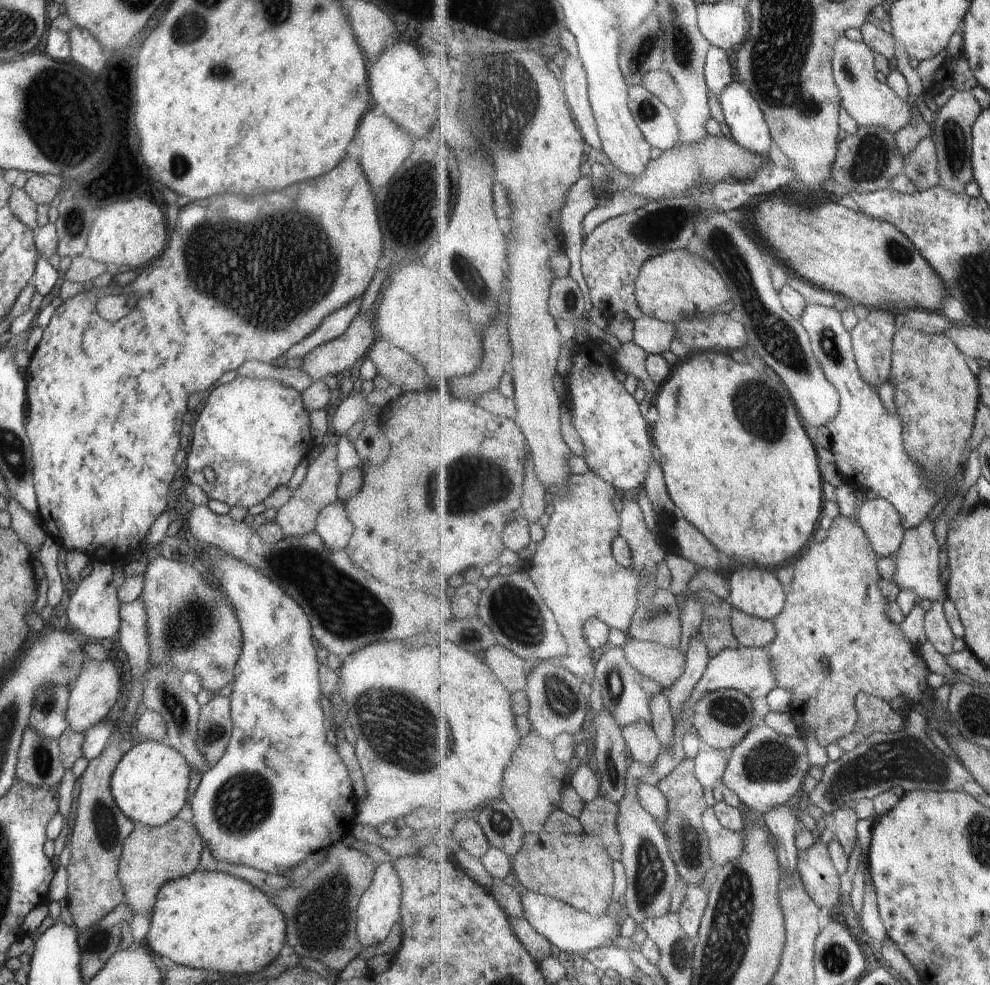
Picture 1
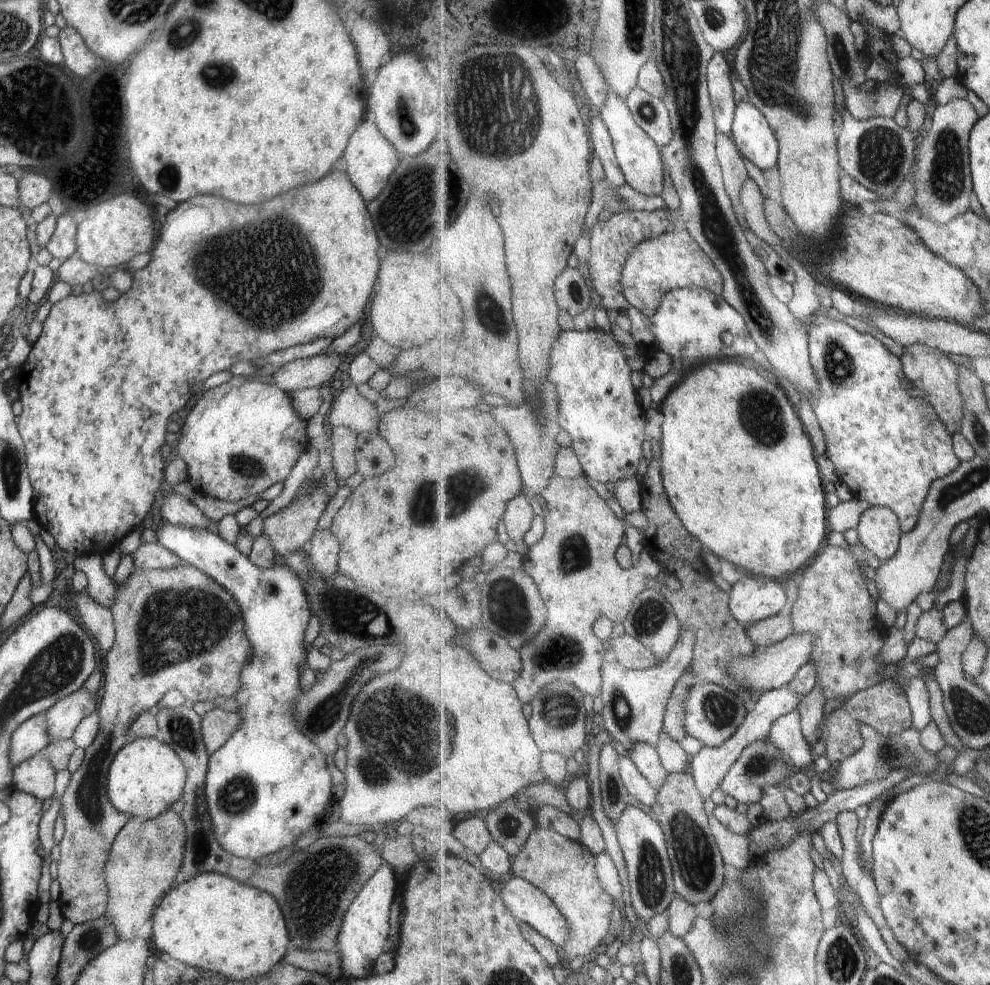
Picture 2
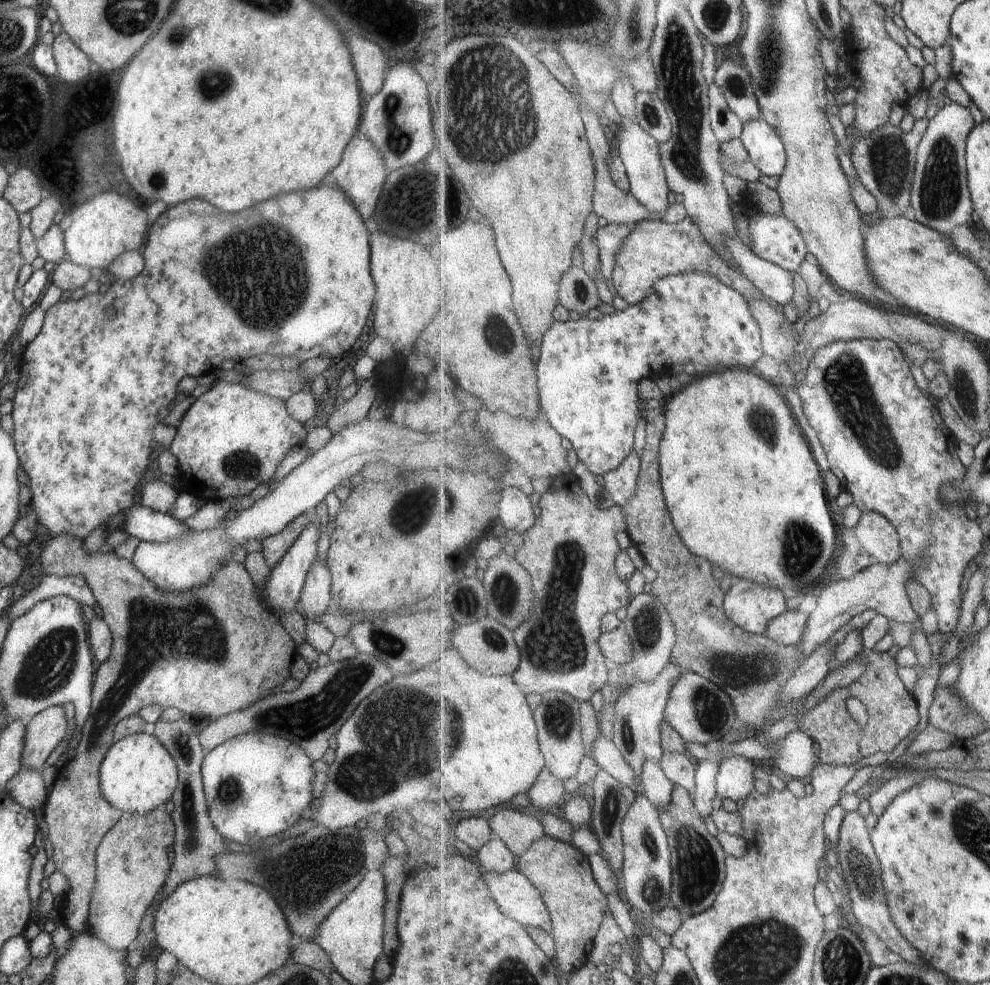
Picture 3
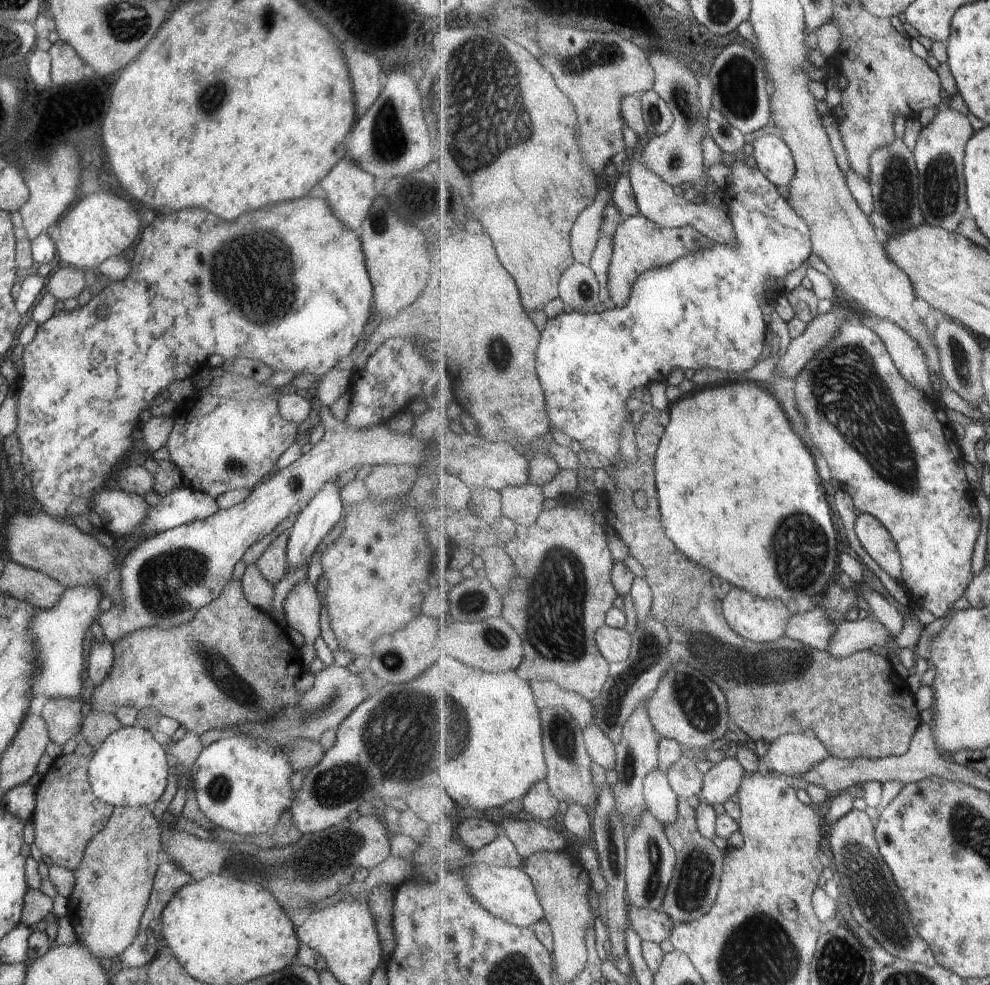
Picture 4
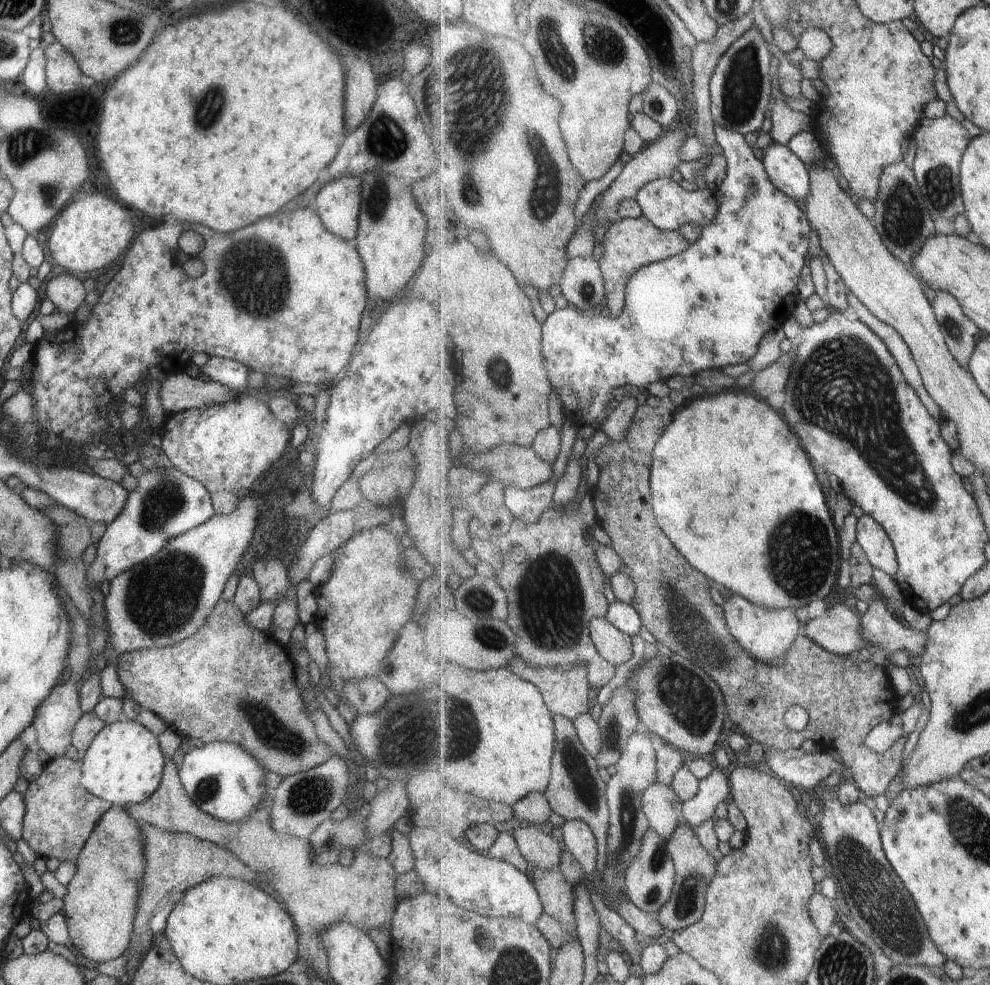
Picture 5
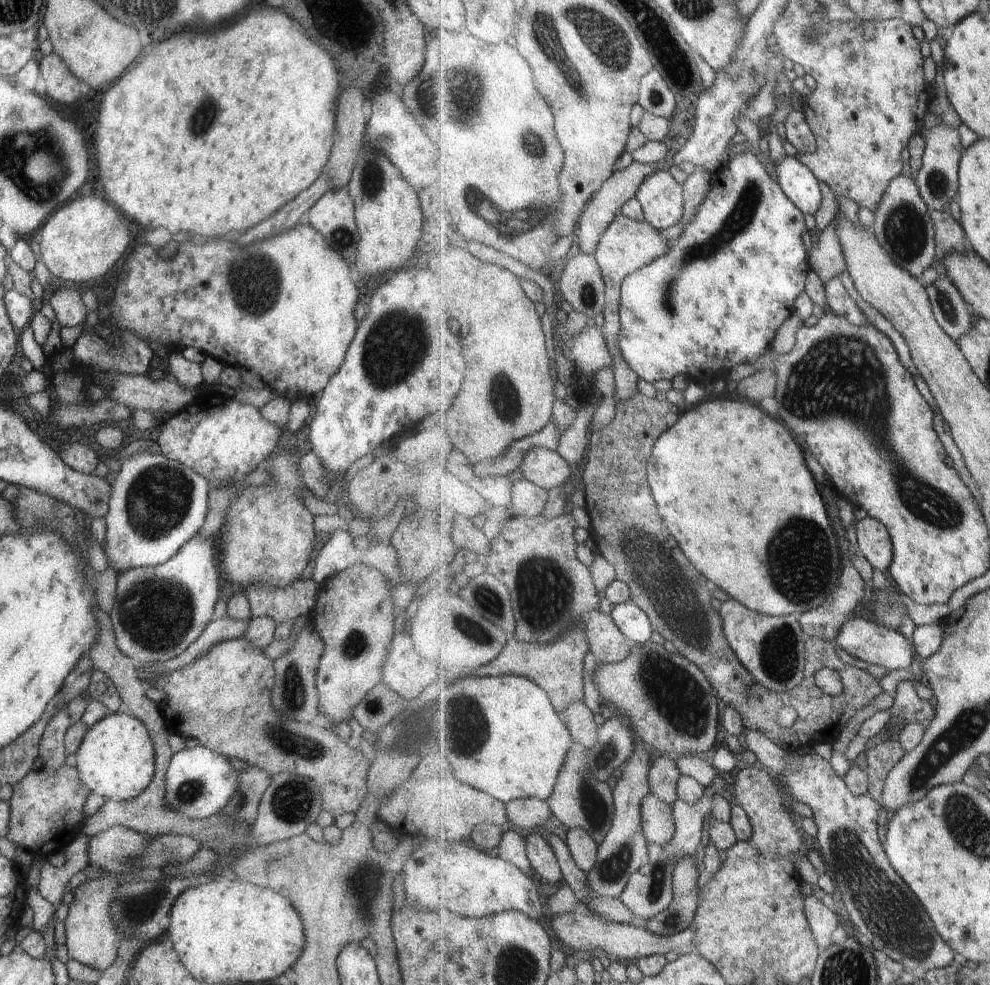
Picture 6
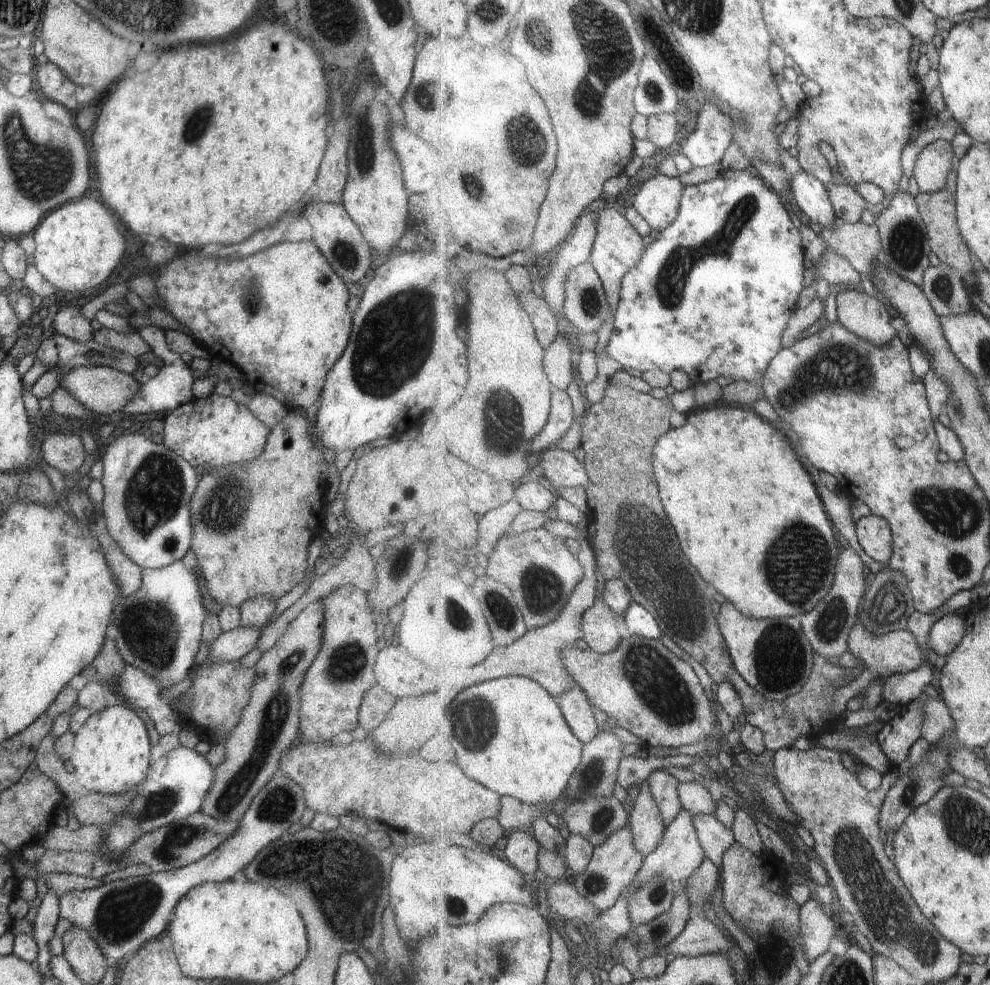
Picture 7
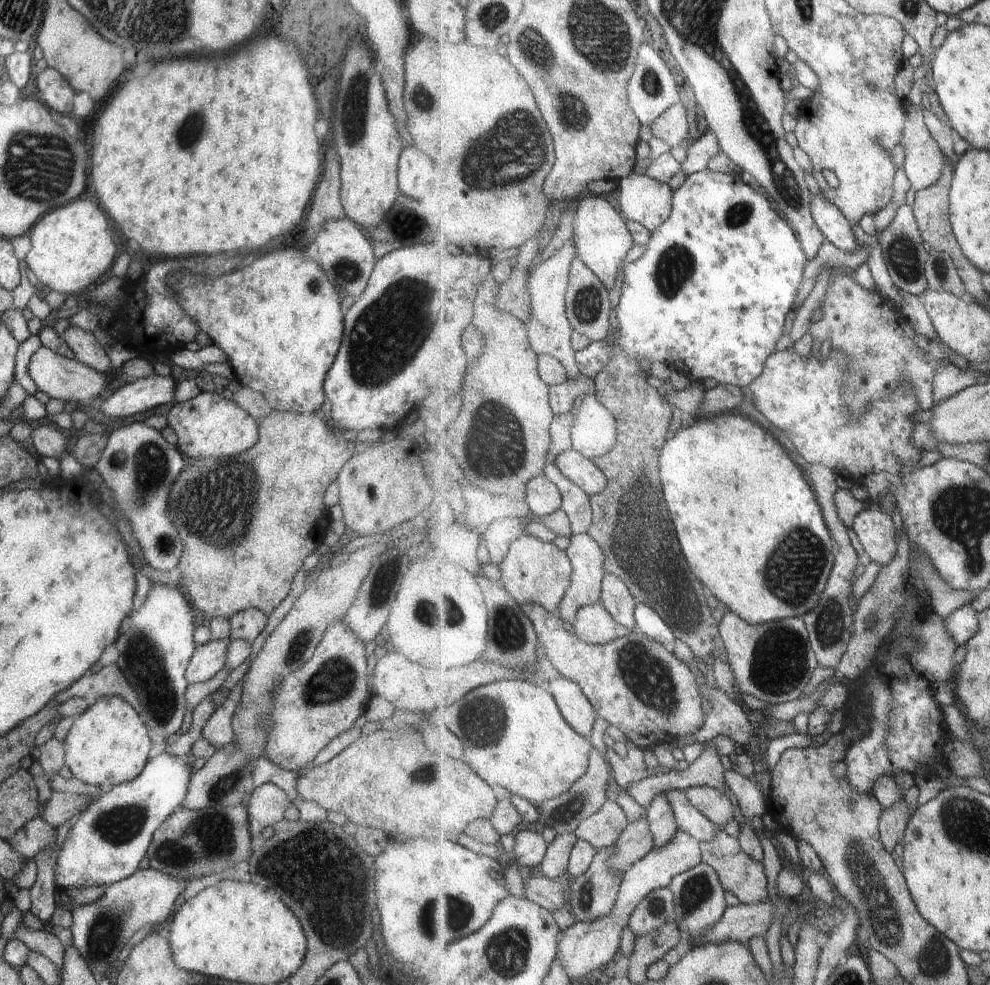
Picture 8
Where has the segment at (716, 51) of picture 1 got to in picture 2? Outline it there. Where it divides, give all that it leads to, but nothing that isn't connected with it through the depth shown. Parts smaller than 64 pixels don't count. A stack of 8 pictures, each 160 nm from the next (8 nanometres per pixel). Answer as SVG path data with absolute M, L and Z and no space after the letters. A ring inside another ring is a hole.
M716 53L711 60L708 68L708 89L718 132L732 137L737 104L734 98L733 72L723 54Z

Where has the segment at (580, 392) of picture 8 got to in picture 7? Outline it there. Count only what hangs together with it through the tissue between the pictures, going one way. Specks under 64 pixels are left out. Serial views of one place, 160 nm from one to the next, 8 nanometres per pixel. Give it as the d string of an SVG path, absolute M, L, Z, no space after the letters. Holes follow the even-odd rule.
M554 388L550 419L541 435L530 444L530 452L557 448L559 440L569 432L575 420L574 406L567 391Z

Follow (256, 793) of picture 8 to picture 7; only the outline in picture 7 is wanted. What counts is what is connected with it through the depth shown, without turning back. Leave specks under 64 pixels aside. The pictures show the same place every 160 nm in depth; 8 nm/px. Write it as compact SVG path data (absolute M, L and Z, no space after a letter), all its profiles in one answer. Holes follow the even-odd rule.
M277 772L251 798L247 810L238 821L237 830L200 860L179 869L127 877L93 889L76 892L65 890L58 897L58 916L69 921L71 926L87 932L89 940L95 942L103 954L107 967L121 965L126 952L137 951L146 941L165 933L173 908L185 896L185 892L197 885L232 879L267 844L284 834L291 824L297 823L305 808L301 788Z

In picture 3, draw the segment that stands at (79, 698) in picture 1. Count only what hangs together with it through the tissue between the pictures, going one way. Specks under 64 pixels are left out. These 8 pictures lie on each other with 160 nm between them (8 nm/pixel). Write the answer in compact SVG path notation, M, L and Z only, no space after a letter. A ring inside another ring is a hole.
M63 705L44 708L26 720L25 726L21 766L41 770L49 753L65 736L67 720L63 713Z

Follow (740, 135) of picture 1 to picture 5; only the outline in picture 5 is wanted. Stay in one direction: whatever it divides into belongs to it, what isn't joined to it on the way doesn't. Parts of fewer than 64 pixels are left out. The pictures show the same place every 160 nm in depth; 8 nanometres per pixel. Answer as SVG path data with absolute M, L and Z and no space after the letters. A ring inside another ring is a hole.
M774 141L763 150L762 161L775 186L791 198L802 203L810 195L810 170L788 146Z

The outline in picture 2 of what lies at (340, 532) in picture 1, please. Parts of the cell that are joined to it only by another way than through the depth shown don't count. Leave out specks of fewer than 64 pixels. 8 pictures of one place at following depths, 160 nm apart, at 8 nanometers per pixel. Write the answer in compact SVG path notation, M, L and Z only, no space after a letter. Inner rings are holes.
M327 528L317 530L306 548L313 568L317 570L317 574L321 574L321 580L329 580L329 576L335 574L337 550L339 550L339 542L335 540L335 536L331 536L331 532Z

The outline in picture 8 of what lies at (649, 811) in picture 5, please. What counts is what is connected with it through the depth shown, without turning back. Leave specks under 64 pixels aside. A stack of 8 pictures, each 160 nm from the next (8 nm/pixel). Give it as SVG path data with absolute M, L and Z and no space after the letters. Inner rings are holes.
M648 818L630 822L618 844L614 846L615 854L607 860L607 868L610 868L611 872L625 874L631 866L643 860L656 848L654 841Z

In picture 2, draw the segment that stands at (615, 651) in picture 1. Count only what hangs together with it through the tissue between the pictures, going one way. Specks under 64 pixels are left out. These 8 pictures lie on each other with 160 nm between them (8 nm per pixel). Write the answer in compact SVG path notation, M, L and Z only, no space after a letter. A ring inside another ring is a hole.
M683 629L680 640L669 659L646 670L627 669L614 658L607 658L602 670L604 709L601 714L604 718L605 729L621 750L624 749L630 753L637 742L647 742L653 748L659 746L660 736L665 728L664 720L669 700L679 680L694 663L696 638L693 630Z

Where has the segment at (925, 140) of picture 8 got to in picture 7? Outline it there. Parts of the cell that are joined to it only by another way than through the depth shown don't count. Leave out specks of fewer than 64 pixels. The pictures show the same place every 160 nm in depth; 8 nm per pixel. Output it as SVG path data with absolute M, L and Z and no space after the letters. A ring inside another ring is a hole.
M936 140L927 145L919 155L914 170L914 179L923 193L938 193L948 186L954 159L959 156L954 152L952 142Z

